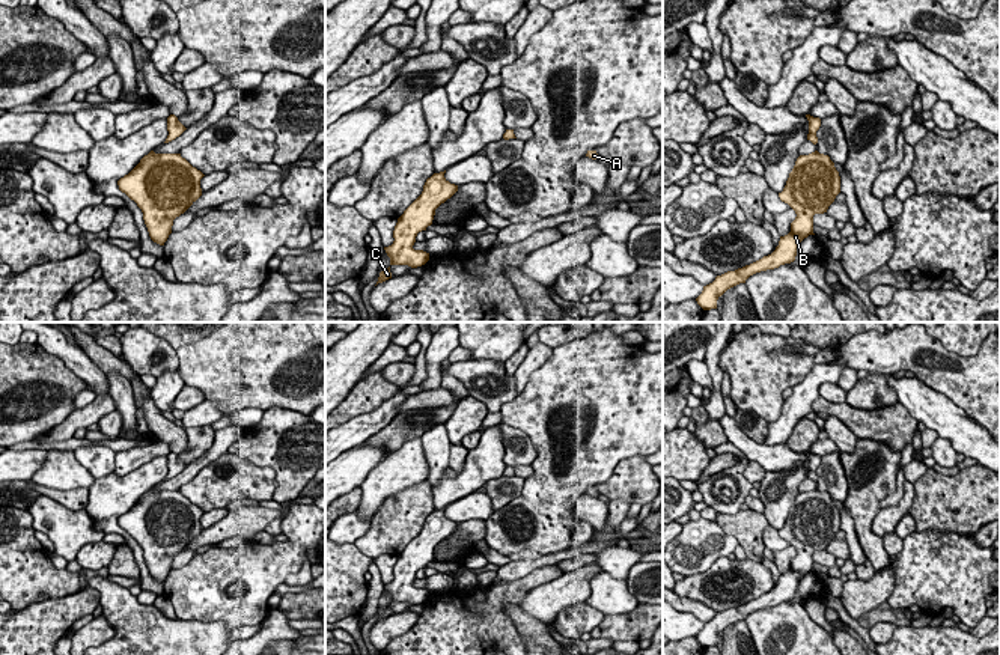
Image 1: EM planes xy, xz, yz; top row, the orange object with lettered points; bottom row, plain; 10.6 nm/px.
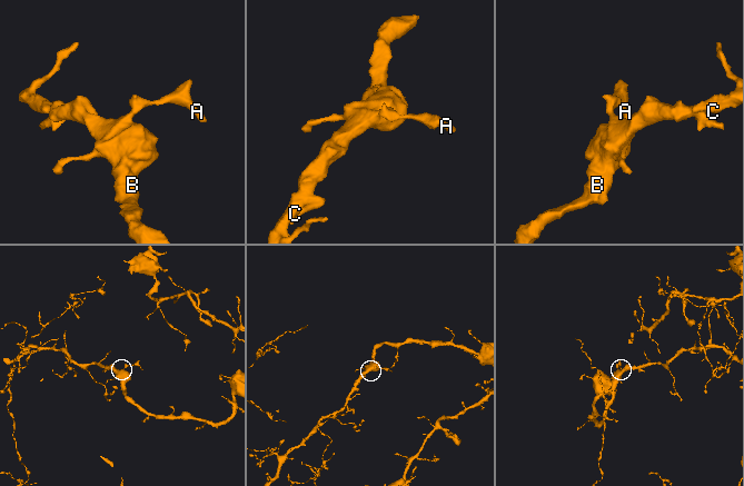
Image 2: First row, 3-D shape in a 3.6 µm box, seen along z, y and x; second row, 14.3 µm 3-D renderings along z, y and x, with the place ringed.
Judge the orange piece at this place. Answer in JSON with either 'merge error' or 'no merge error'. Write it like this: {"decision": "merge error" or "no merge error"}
{"decision": "merge error"}

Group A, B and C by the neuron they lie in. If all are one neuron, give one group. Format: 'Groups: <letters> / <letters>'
Groups: A / B C

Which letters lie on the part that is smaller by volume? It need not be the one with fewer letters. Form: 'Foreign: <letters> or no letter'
Foreign: A

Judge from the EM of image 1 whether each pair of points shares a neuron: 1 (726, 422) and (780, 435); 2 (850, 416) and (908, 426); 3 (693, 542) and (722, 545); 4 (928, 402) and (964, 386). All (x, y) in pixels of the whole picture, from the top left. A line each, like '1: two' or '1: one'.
1: two
2: one
3: one
4: two

